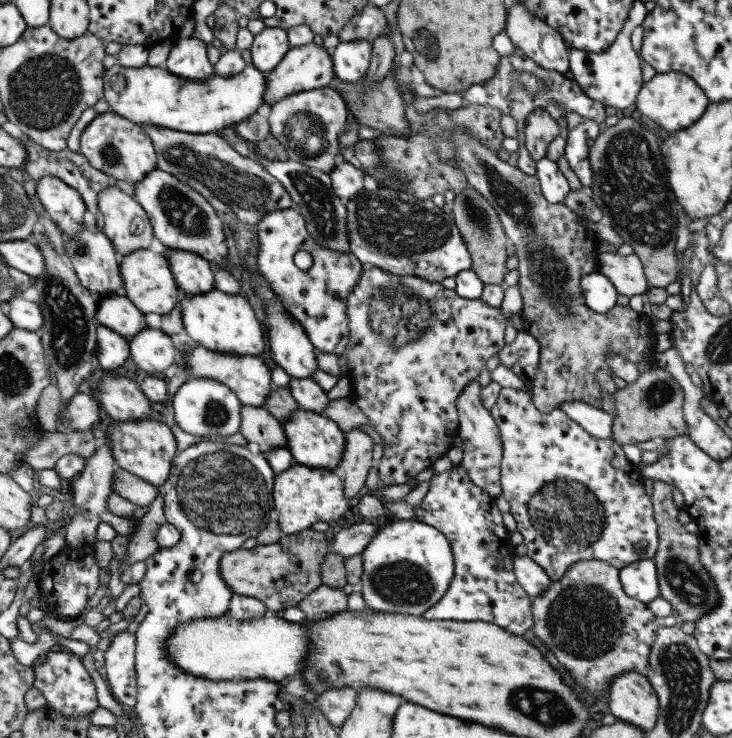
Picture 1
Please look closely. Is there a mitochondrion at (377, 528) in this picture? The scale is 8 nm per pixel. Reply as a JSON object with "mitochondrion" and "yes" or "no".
{"mitochondrion":"no"}

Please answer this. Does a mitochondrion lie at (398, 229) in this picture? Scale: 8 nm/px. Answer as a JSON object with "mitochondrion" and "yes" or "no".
{"mitochondrion":"yes"}

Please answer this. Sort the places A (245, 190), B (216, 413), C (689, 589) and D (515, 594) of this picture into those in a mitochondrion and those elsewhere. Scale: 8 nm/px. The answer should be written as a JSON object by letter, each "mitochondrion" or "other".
{"A":"mitochondrion","B":"mitochondrion","C":"mitochondrion","D":"other"}

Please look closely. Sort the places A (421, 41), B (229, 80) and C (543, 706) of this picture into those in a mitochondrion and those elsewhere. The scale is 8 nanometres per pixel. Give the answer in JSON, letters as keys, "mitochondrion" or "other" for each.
{"A":"mitochondrion","B":"other","C":"mitochondrion"}

